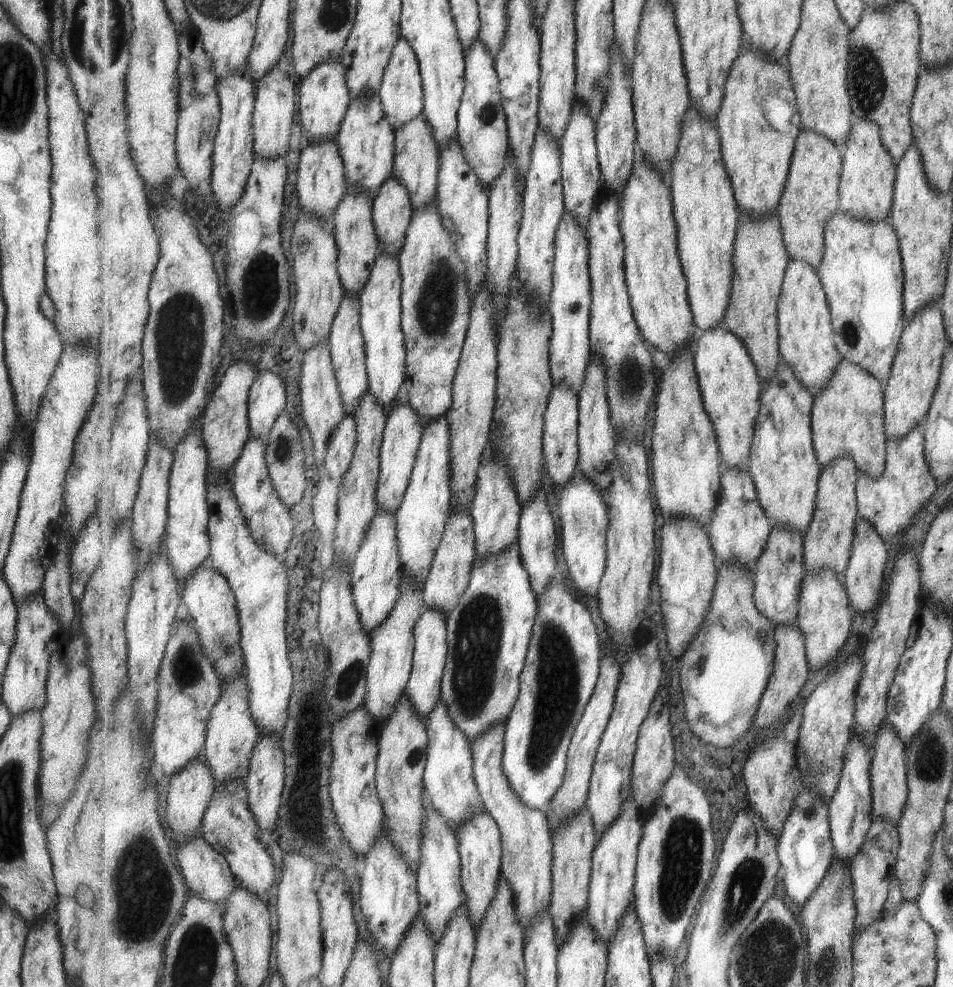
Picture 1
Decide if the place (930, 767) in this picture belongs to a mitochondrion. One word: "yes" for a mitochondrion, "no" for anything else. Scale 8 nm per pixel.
yes

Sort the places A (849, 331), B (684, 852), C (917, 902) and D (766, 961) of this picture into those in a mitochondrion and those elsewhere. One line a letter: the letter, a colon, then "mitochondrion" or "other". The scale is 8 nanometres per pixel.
A: mitochondrion
B: mitochondrion
C: other
D: mitochondrion

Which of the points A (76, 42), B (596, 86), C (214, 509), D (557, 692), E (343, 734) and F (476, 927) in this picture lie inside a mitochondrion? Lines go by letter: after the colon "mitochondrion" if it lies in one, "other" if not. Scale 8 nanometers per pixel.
A: mitochondrion
B: mitochondrion
C: other
D: mitochondrion
E: other
F: other

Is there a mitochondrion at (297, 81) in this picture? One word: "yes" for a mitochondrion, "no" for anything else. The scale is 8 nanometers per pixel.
no

